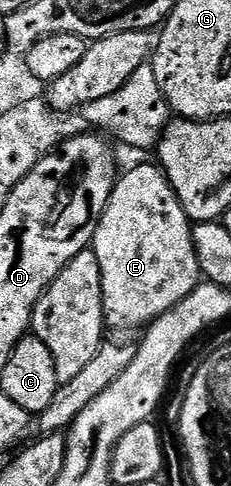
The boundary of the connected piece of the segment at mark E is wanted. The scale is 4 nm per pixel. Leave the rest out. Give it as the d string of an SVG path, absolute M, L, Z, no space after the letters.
M158 164L135 165L123 178L116 180L99 222L90 248L101 271L103 320L106 328L139 329L151 324L178 301L185 299L200 284L201 274L195 248L191 242L192 222L167 182Z

